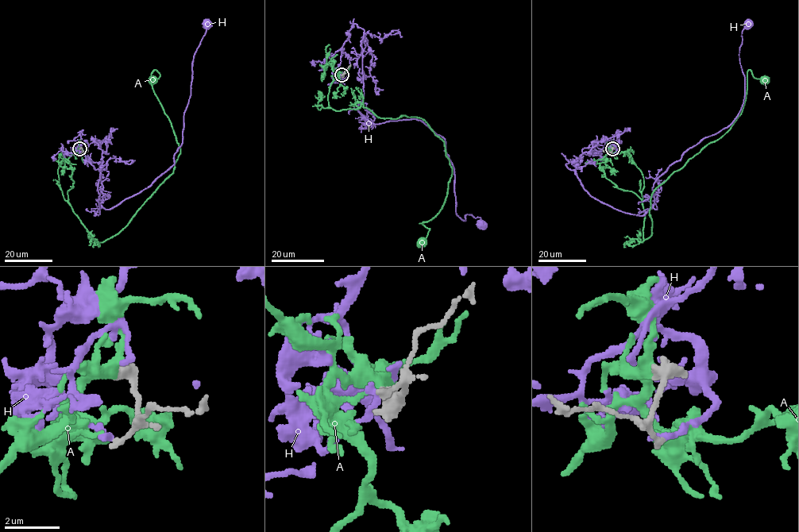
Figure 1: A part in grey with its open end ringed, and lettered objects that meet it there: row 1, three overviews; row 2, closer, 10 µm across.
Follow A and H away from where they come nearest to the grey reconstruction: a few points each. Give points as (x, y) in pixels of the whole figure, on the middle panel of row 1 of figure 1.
A: (341, 75), (327, 63), (329, 107), (421, 117), (444, 142), (452, 176), (420, 222), (421, 243)
H: (341, 75), (355, 24), (358, 110), (371, 123), (417, 118), (445, 140), (457, 214), (480, 222)

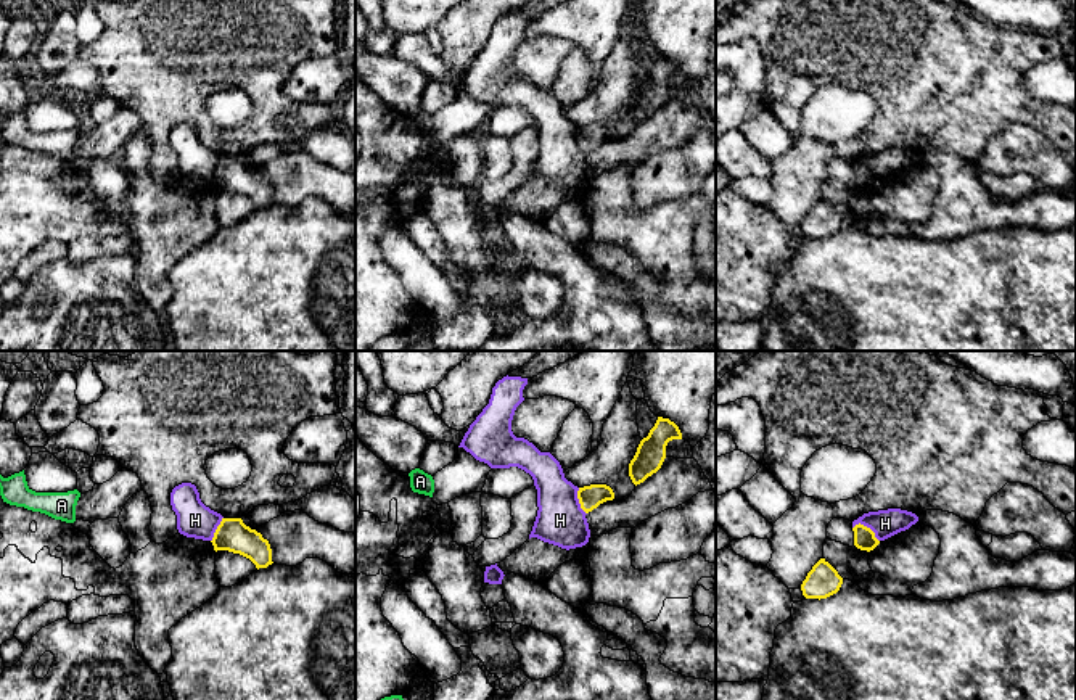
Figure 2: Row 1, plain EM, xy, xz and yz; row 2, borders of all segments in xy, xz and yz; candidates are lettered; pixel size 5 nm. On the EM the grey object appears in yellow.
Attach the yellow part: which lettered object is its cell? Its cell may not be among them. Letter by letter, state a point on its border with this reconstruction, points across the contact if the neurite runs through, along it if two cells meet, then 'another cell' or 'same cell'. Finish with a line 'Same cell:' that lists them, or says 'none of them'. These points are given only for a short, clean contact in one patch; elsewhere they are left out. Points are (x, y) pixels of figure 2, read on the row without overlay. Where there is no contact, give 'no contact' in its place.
A: no contact | same cell
H: yz (866, 166) | along yz (853, 166), (866, 164), (878, 181) | another cell
Same cell: A

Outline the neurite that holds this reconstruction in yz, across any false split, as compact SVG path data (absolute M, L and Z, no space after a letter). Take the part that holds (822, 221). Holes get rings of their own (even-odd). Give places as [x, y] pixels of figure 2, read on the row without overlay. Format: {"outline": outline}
{"outline": "M820 198L803 220L801 230L806 238L820 240L836 233L841 224L843 217L838 211L825 198Z"}

